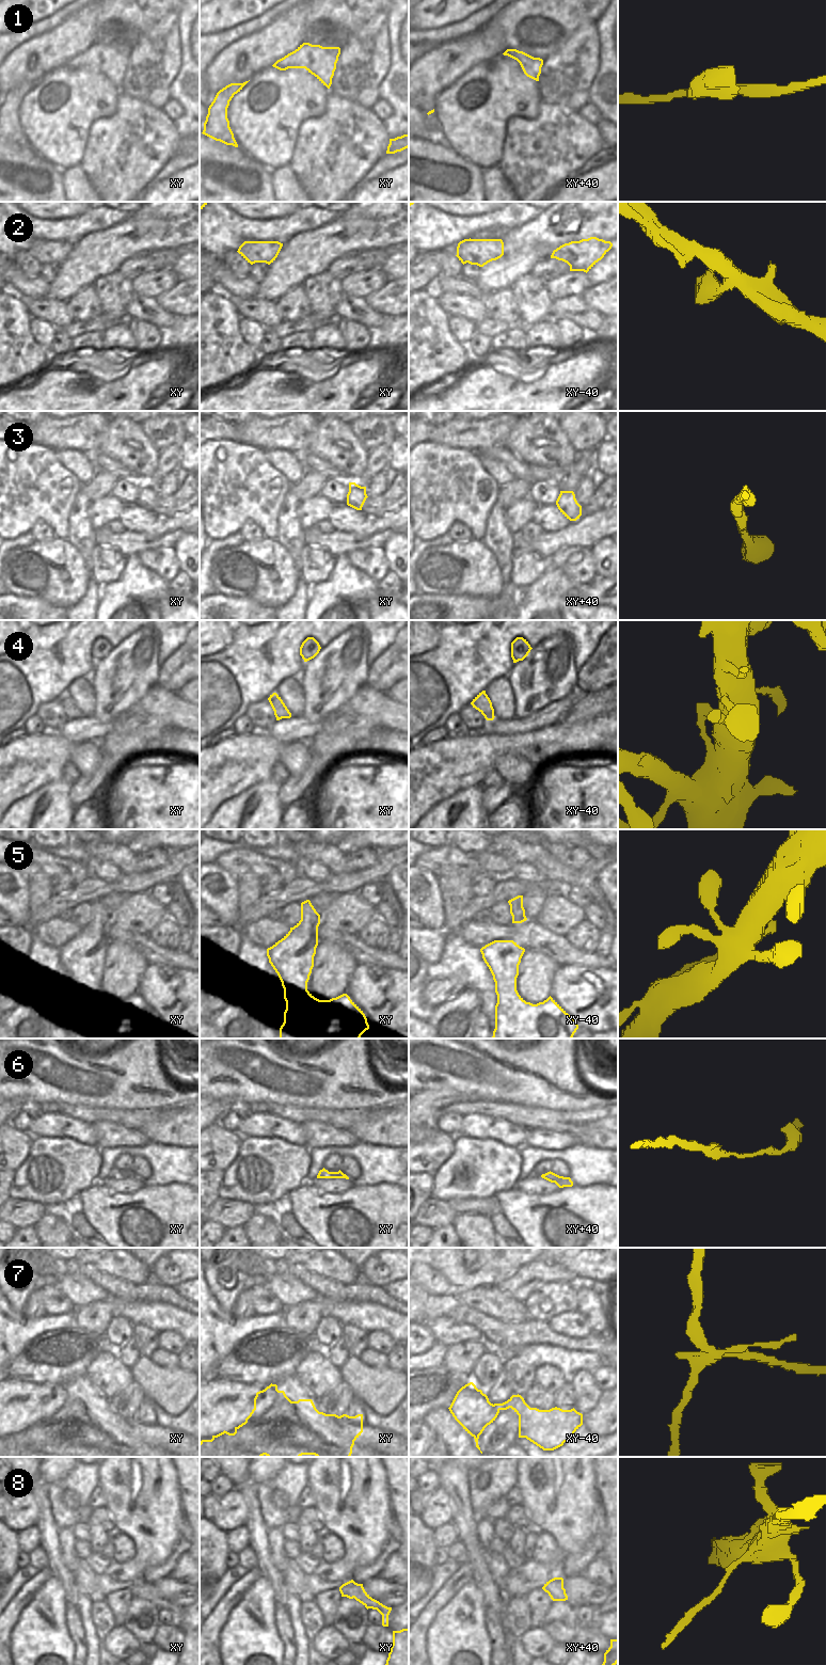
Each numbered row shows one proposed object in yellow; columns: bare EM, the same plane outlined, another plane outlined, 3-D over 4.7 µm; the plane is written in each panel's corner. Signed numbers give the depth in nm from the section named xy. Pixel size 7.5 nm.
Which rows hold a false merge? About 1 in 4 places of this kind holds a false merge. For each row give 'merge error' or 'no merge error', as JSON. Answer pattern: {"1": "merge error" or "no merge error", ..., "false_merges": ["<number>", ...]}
{"1": "merge error", "2": "no merge error", "3": "no merge error", "4": "no merge error", "5": "no merge error", "6": "no merge error", "7": "merge error", "8": "merge error", "false_merges": ["1", "7", "8"]}

